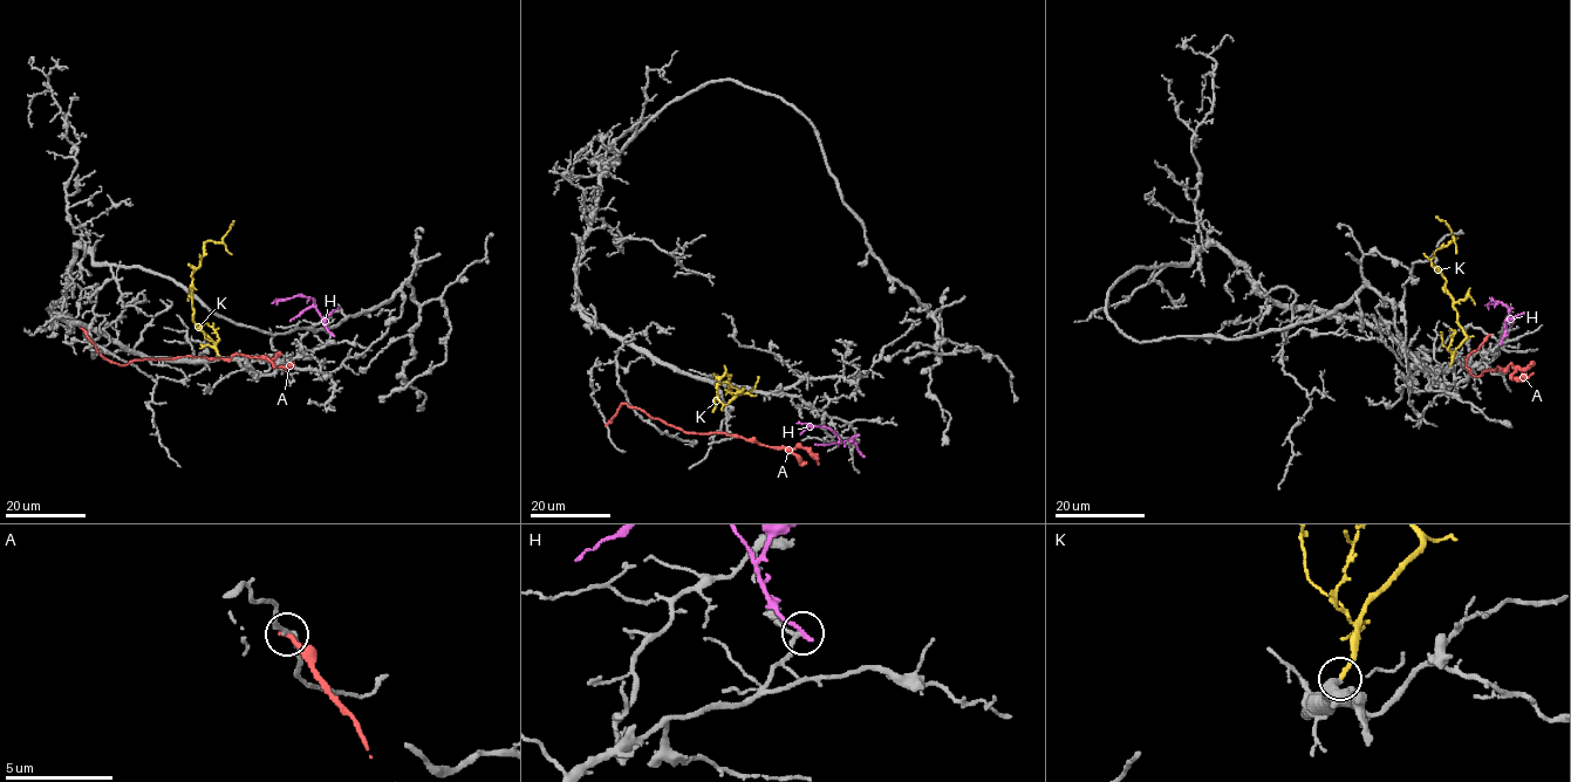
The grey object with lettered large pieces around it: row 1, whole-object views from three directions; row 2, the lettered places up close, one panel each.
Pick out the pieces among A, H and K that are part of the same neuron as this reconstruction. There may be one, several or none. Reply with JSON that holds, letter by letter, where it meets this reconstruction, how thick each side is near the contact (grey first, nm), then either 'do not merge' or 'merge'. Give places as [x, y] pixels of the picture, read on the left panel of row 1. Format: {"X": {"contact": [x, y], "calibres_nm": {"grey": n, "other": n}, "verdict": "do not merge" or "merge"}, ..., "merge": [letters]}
{"A": {"contact": [81, 328], "calibres_nm": {"grey": 220, "other": 240}, "verdict": "do not merge"}, "H": {"contact": [333, 334], "calibres_nm": {"grey": 180, "other": 260}, "verdict": "do not merge"}, "K": {"contact": [218, 356], "calibres_nm": {"grey": 480, "other": 240}, "verdict": "merge"}, "merge": ["K"]}

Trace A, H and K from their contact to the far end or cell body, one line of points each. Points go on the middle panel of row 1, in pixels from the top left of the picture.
A: (606, 424), (626, 403), (687, 432), (725, 432), (773, 447), (793, 448), (798, 444), (819, 465)
H: (856, 436), (840, 444), (828, 429), (797, 423)
K: (743, 389), (724, 404), (718, 399), (716, 383), (725, 372), (732, 395), (745, 393), (755, 386), (759, 377)

